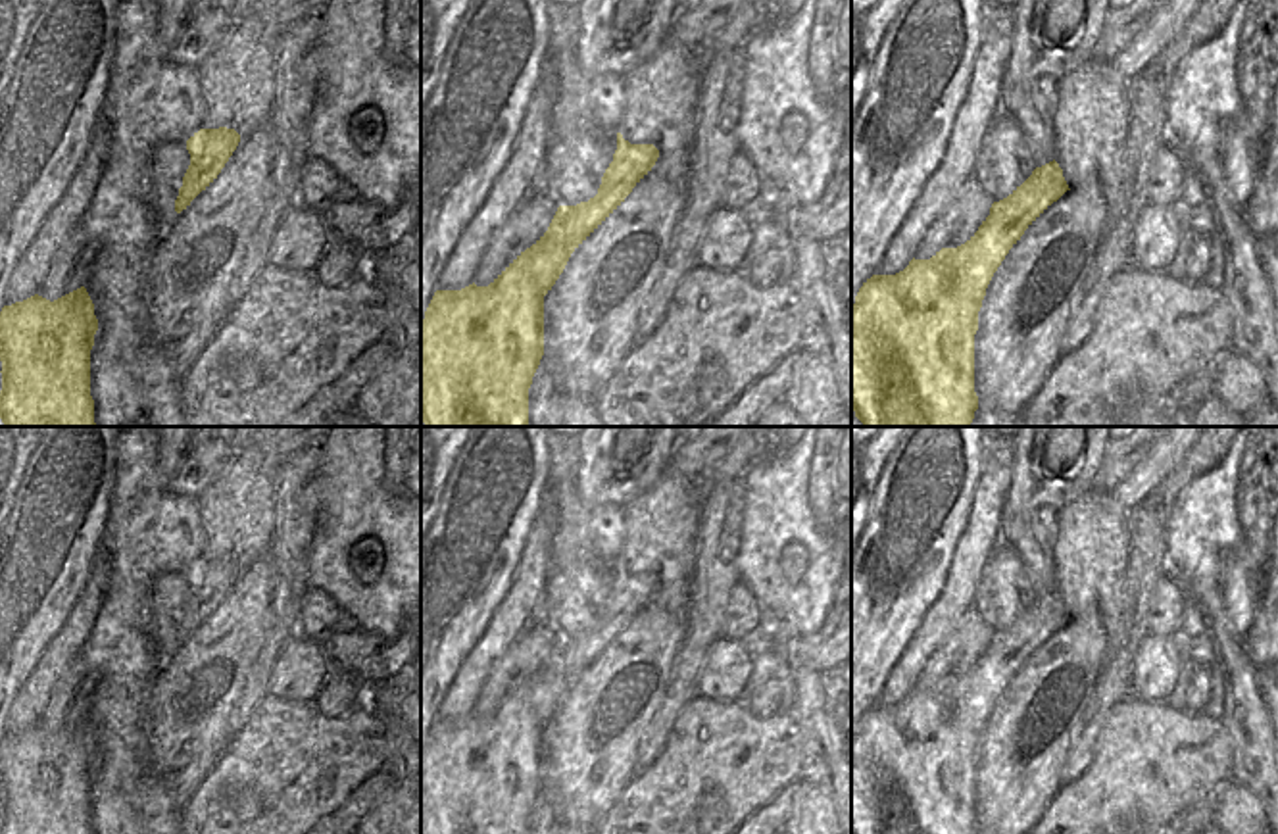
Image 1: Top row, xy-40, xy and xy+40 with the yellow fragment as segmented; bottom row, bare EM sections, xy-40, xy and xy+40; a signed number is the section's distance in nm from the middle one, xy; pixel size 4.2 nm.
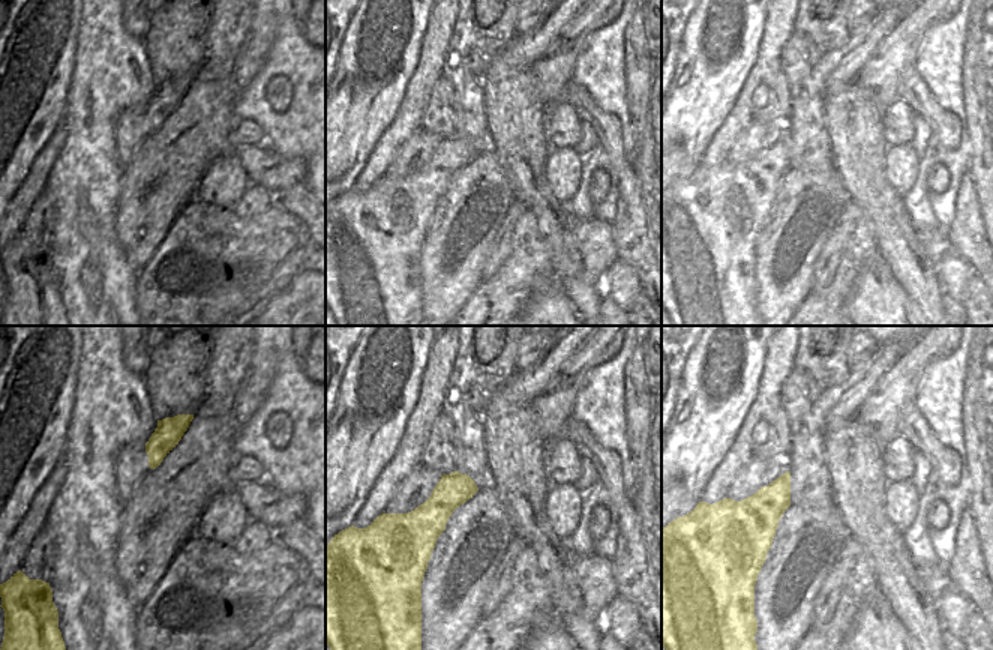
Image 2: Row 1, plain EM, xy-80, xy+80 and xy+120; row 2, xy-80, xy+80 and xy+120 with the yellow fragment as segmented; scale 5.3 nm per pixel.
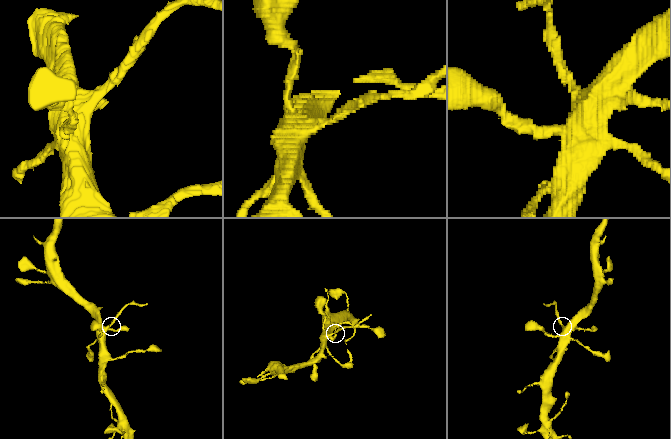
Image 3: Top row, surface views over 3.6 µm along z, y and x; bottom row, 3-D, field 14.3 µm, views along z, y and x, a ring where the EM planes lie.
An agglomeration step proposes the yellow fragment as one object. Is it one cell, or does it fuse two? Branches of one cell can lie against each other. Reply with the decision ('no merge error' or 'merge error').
merge error

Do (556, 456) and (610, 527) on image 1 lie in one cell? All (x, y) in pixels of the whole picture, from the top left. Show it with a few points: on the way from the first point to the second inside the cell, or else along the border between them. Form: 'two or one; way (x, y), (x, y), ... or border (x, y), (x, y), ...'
one; way (562, 477), (564, 496), (589, 521)

